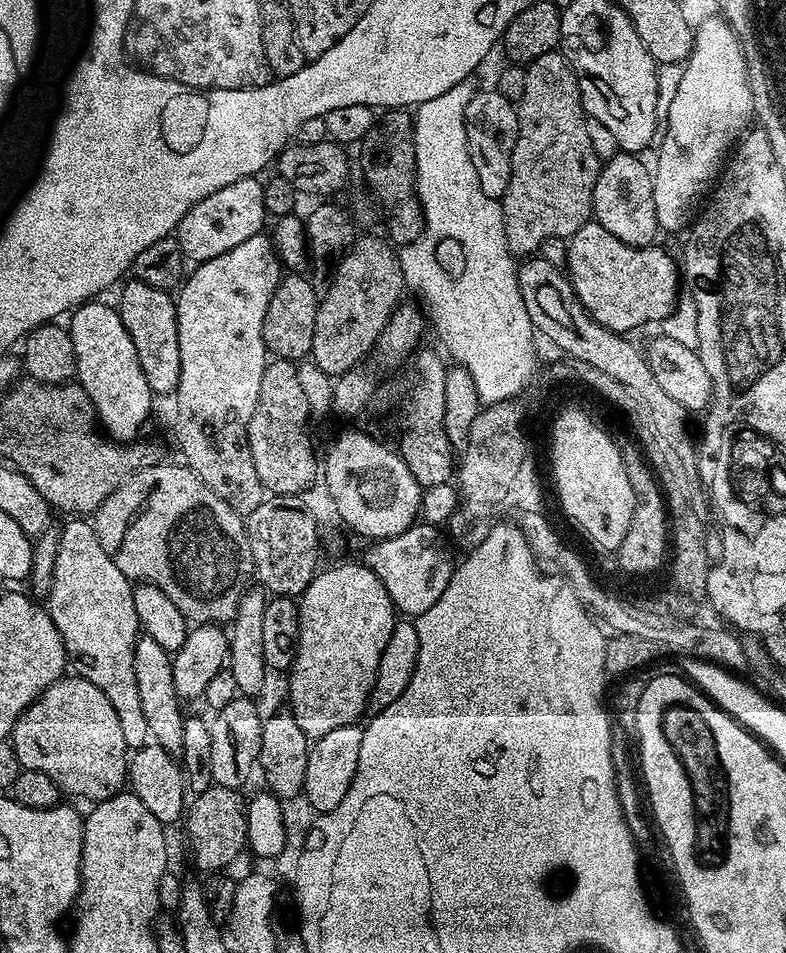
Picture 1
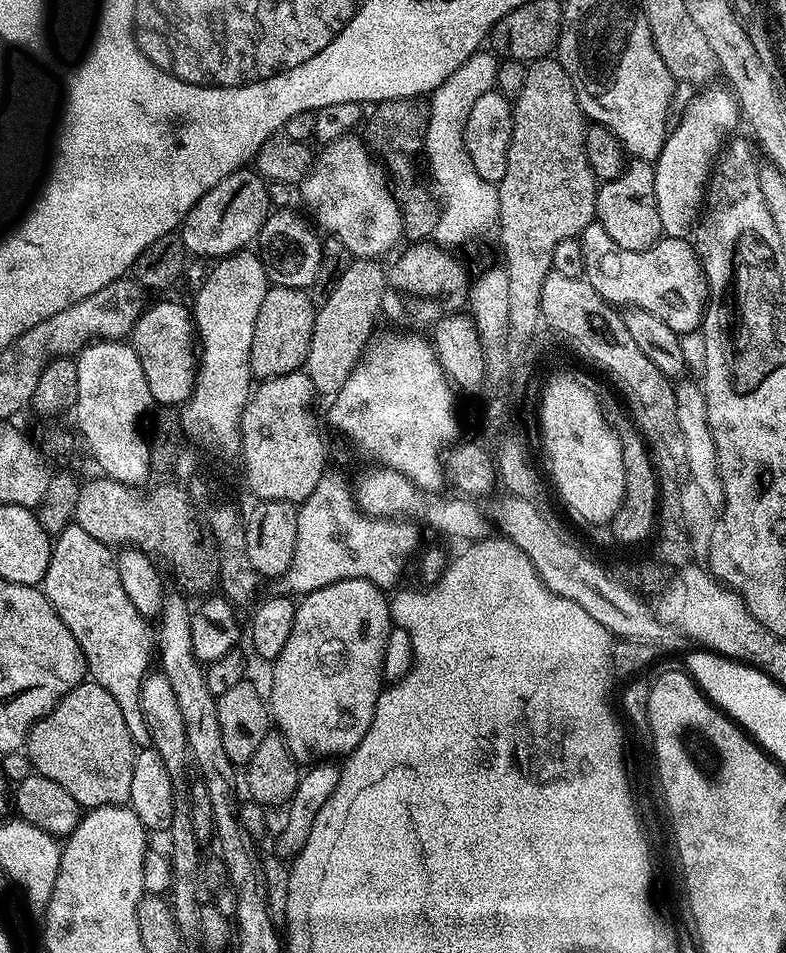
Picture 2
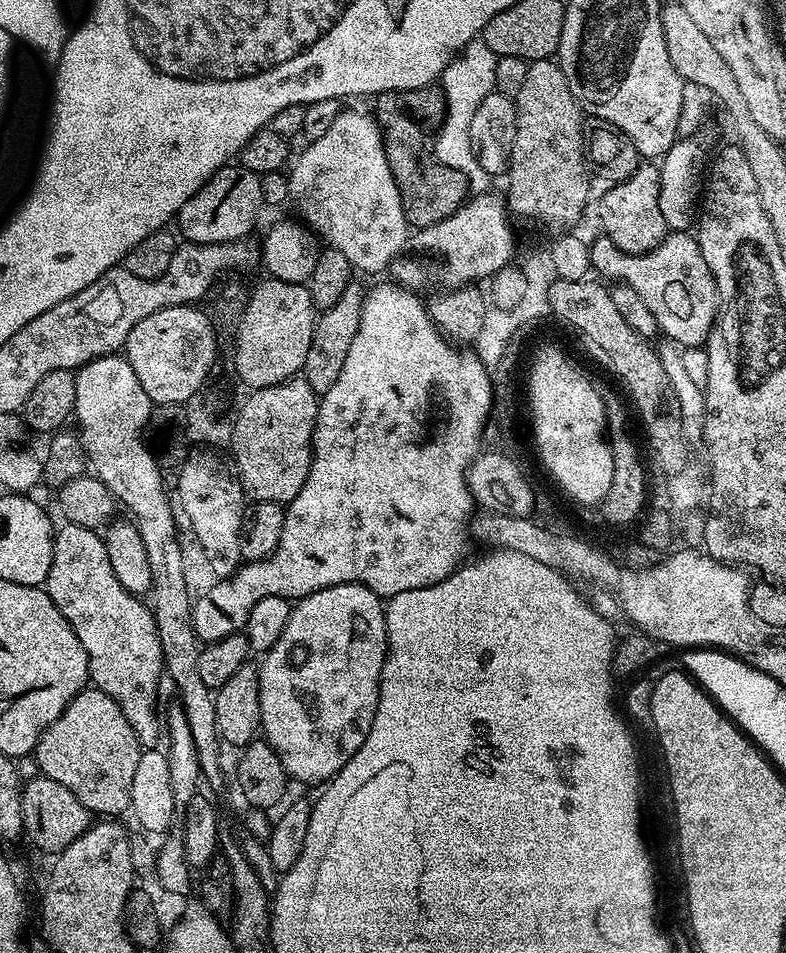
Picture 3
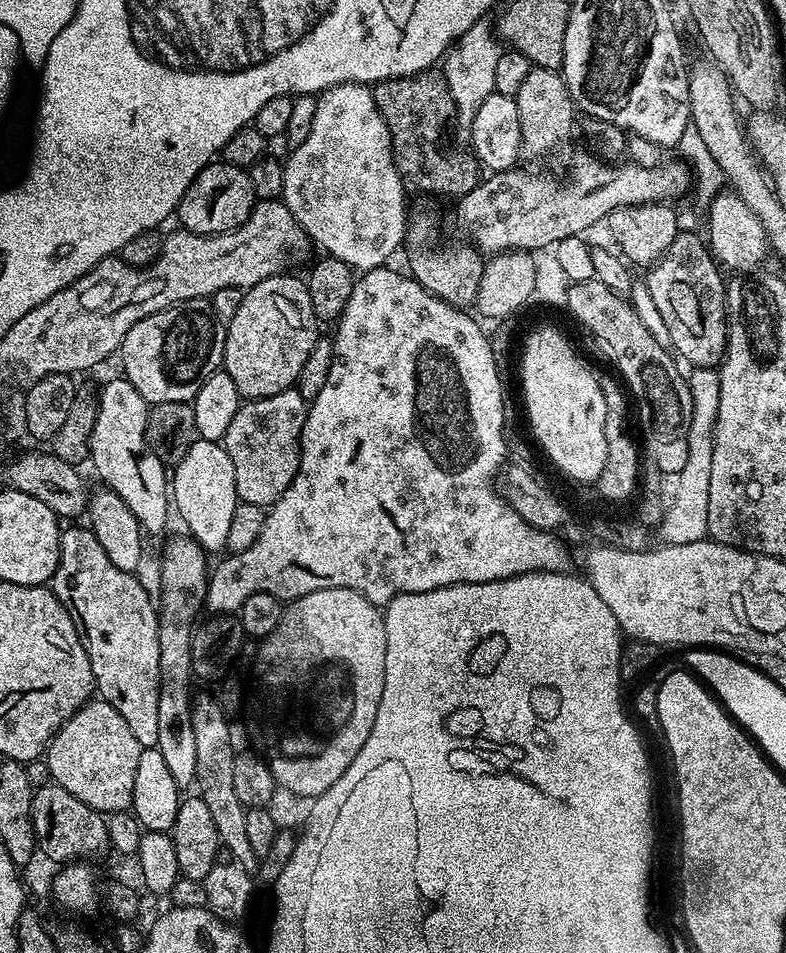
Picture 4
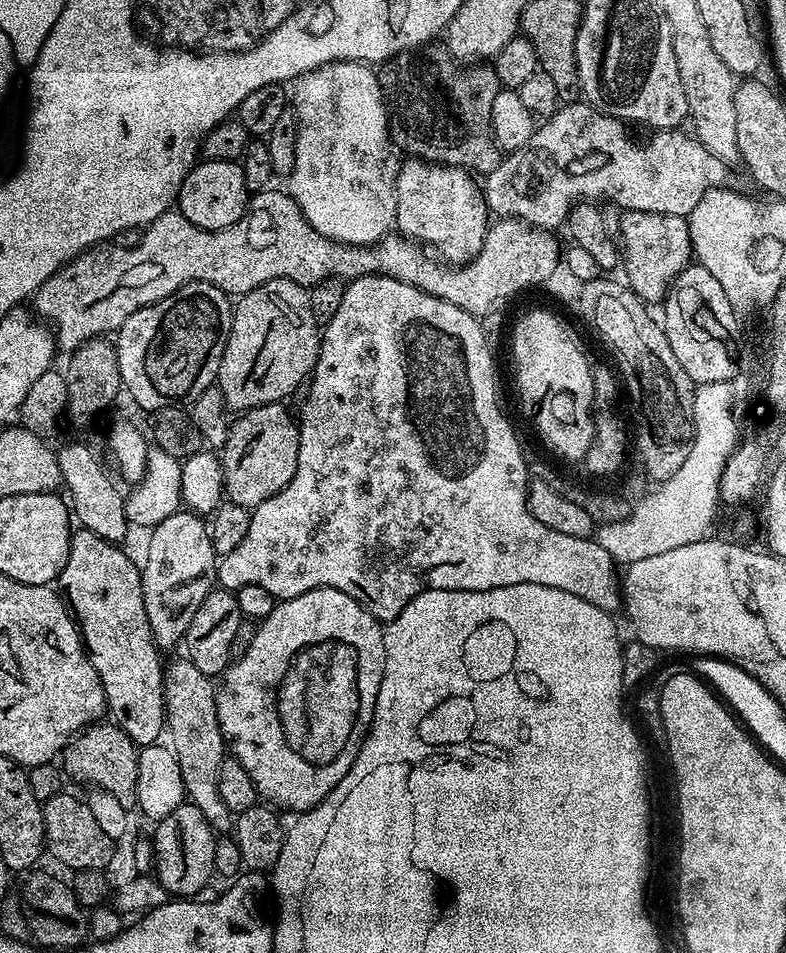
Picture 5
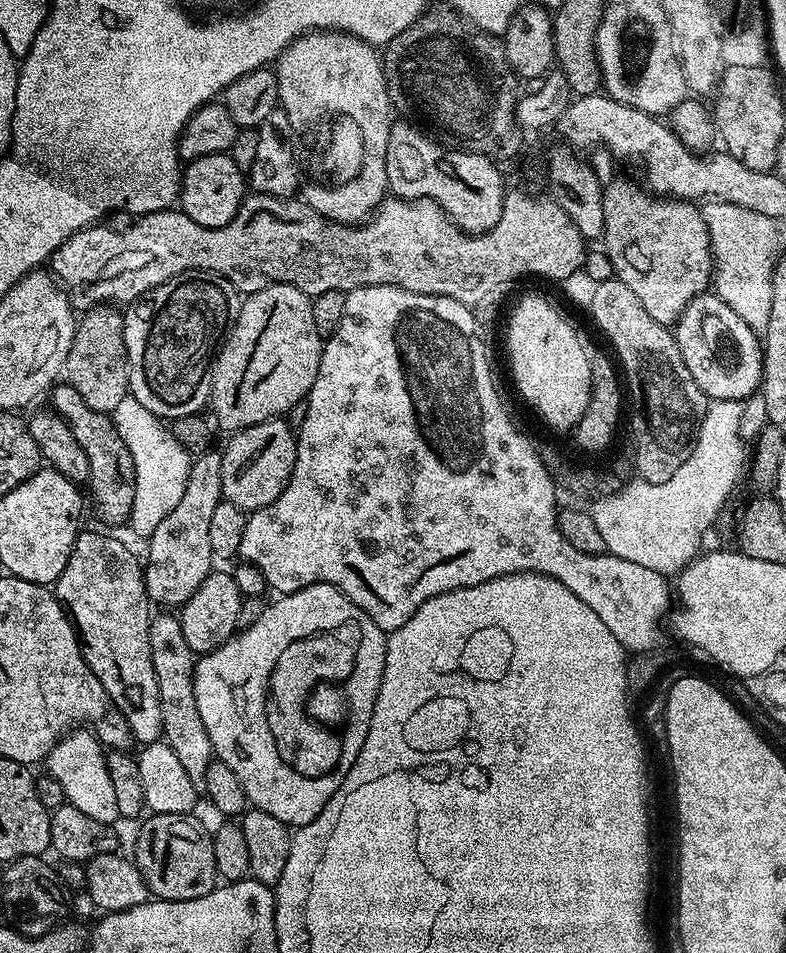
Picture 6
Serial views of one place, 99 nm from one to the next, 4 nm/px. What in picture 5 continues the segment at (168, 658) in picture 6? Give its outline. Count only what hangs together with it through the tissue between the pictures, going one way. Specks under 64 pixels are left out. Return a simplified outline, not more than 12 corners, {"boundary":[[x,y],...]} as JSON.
{"boundary":[[187,655],[164,670],[166,736],[187,799],[228,834],[226,745],[213,677]]}

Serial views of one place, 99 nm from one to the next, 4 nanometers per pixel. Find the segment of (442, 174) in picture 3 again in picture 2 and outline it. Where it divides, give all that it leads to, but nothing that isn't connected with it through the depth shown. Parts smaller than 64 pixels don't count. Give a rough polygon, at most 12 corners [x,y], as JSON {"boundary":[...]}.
{"boundary":[[381,100],[362,139],[382,159],[402,216],[402,236],[424,242],[441,205],[416,184],[428,125],[413,101]]}

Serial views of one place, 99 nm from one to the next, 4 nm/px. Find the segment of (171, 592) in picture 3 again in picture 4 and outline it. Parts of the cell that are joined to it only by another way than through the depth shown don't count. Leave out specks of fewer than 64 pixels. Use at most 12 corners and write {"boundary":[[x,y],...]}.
{"boundary":[[130,381],[95,397],[90,464],[145,533],[170,516],[148,449],[150,405]]}

